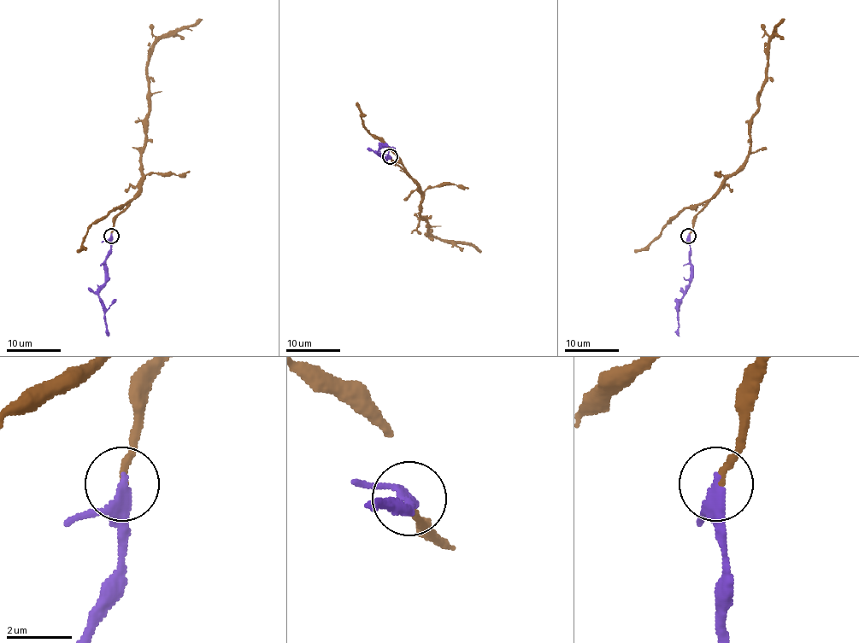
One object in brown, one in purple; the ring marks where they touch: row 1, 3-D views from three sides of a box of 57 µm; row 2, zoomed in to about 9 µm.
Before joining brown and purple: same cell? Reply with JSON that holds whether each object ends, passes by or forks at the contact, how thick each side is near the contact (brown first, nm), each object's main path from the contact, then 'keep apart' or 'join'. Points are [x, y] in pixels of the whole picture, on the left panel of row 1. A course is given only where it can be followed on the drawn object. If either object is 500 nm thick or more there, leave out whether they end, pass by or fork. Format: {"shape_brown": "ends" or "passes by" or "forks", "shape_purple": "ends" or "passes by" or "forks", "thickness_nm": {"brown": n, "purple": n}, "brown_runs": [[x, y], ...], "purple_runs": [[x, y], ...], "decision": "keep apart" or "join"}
{"shape_brown": "ends", "shape_purple": "passes by", "thickness_nm": {"brown": 220, "purple": 240}, "brown_runs": [[111, 235], [114, 219], [126, 207], [143, 178], [148, 51], [162, 37], [192, 26], [202, 19]], "purple_runs": [[111, 235], [110, 255], [106, 260], [106, 285], [99, 292], [104, 309], [107, 336]], "decision": "join"}

